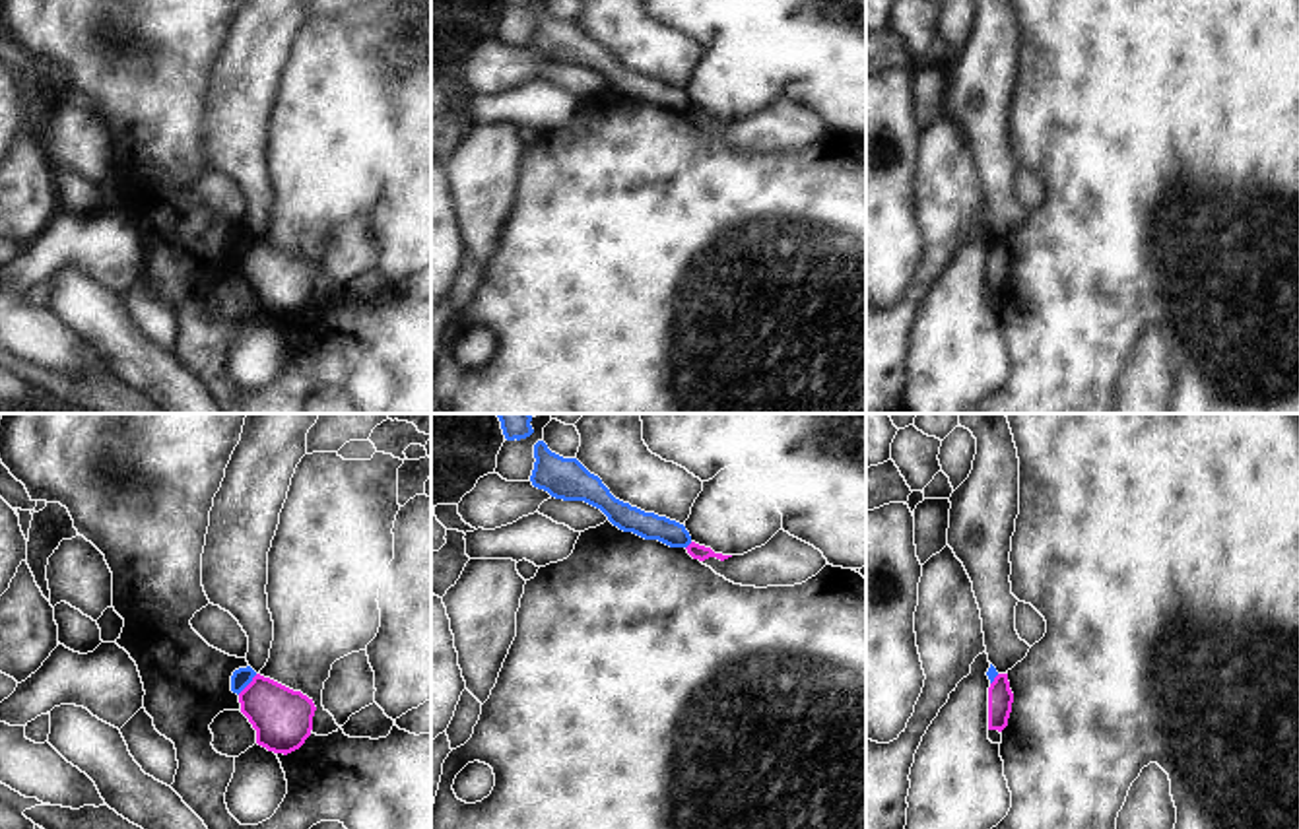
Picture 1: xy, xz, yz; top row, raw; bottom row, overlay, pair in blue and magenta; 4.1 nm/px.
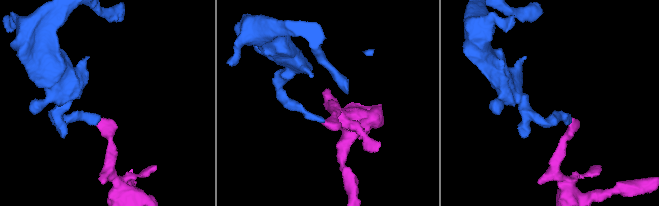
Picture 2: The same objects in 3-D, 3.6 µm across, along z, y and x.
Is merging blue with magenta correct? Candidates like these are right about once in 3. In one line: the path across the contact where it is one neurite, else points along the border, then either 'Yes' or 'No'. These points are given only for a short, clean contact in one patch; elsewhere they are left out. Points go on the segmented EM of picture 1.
Boundary: xy (257, 674), (237, 694). No.

